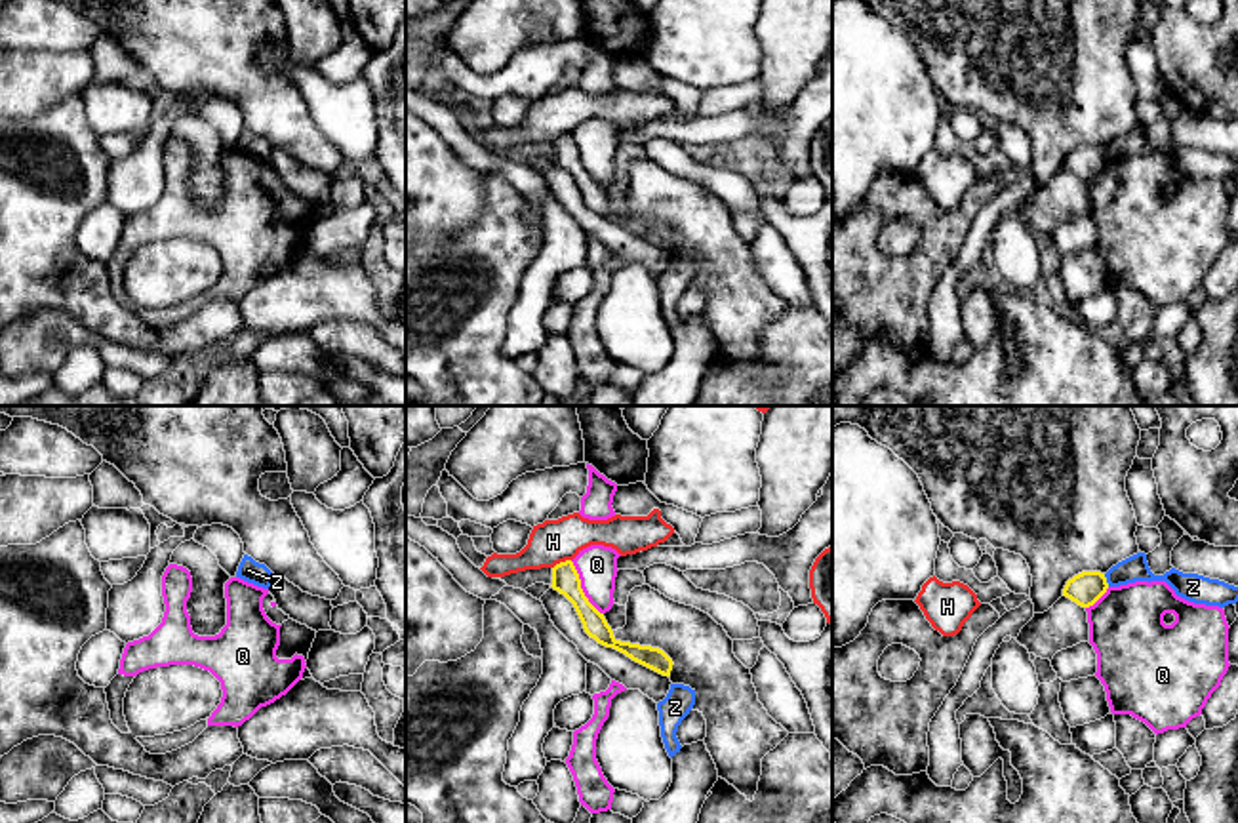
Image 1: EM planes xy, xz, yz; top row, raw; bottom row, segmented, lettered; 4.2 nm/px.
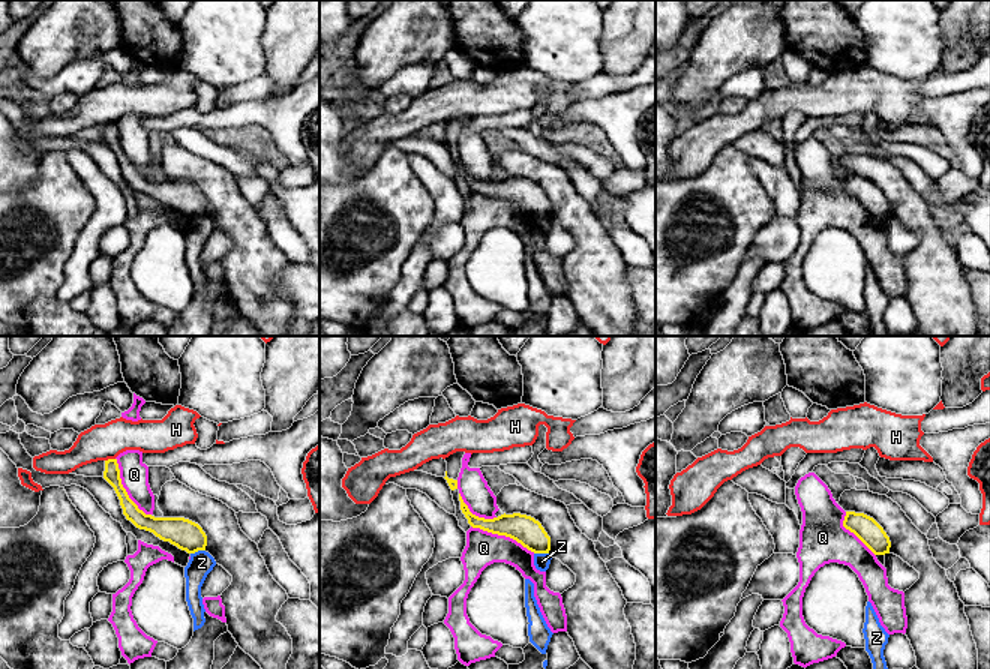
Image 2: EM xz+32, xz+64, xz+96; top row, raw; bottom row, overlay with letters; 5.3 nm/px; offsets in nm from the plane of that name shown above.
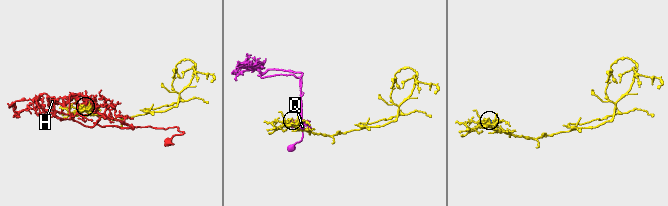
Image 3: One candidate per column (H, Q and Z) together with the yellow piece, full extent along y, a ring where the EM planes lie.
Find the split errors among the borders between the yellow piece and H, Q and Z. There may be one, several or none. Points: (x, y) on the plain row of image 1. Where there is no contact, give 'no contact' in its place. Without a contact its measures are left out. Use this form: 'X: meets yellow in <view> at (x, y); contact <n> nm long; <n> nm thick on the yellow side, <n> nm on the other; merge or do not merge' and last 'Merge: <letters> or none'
H: meets yellow in xz at (560, 136); contact 90 nm long; 110 nm thick on the yellow side, 190 nm on the other; do not merge
Q: meets yellow in xz at (579, 160); contact 280 nm long; 110 nm thick on the yellow side, 170 nm on the other; do not merge
Z: meets yellow in yz at (1105, 153); contact 60 nm long; 140 nm thick on the yellow side, 110 nm on the other; do not merge
Merge: none

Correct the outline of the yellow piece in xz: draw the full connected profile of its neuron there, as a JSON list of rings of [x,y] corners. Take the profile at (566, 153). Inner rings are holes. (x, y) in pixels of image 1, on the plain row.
[[[571,133],[560,135],[552,141],[552,158],[554,164],[564,168],[575,181],[585,206],[606,221],[613,221],[632,234],[663,248],[670,250],[672,232],[659,221],[640,219],[630,215],[621,215],[613,210],[611,200],[608,198],[604,187],[600,187],[585,170],[581,162],[579,147]]]

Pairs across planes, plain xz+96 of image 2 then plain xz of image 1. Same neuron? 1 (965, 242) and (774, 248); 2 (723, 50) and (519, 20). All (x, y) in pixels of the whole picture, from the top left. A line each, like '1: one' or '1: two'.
1: one
2: one

